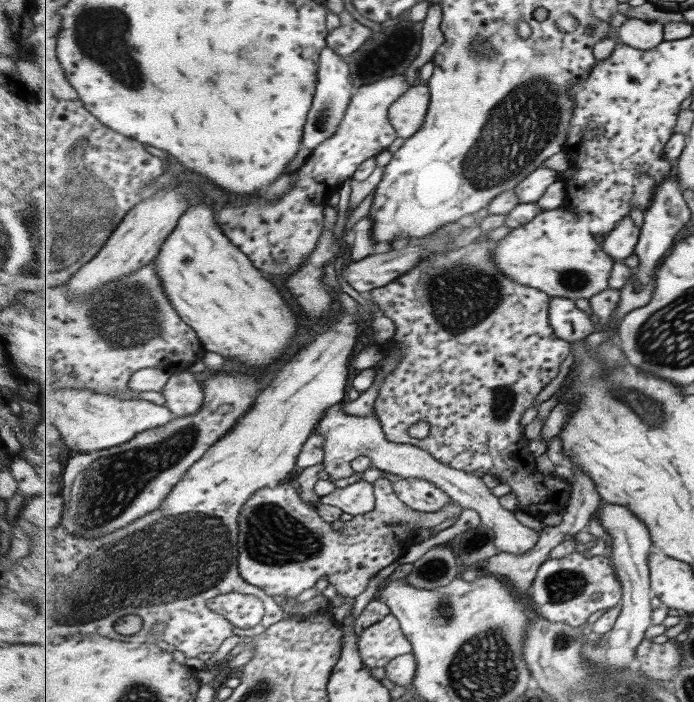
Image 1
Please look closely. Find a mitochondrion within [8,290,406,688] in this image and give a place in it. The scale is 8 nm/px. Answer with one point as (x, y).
(190, 554)

